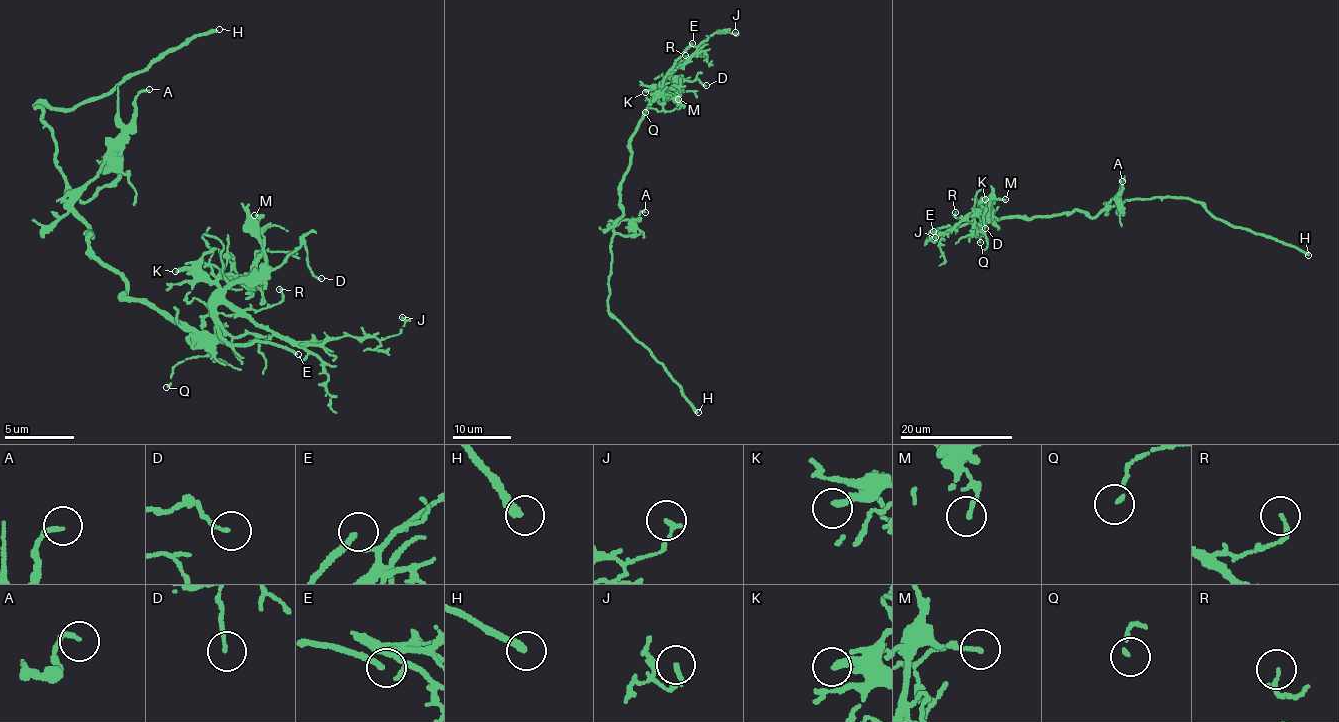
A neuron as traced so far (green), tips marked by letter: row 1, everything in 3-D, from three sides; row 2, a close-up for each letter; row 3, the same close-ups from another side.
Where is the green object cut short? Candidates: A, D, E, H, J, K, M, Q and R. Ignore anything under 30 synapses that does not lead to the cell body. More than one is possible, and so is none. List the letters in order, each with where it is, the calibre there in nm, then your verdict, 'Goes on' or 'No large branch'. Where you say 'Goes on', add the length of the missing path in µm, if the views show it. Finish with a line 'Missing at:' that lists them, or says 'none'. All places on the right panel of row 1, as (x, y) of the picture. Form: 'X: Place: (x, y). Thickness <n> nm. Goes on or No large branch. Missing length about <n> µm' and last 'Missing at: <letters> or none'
A: Place: (1122, 181). Thickness 150 nm. No large branch
D: Place: (985, 228). Thickness 130 nm. No large branch
E: Place: (933, 231). Thickness 150 nm. No large branch
H: Place: (1308, 255). Thickness 300 nm. Goes on. Missing length about 170 µm
J: Place: (935, 237). Thickness 150 nm. No large branch
K: Place: (985, 199). Thickness 260 nm. No large branch
M: Place: (1005, 199). Thickness 160 nm. No large branch
Q: Place: (980, 242). Thickness 120 nm. No large branch
R: Place: (955, 212). Thickness 130 nm. No large branch
Missing at: H

